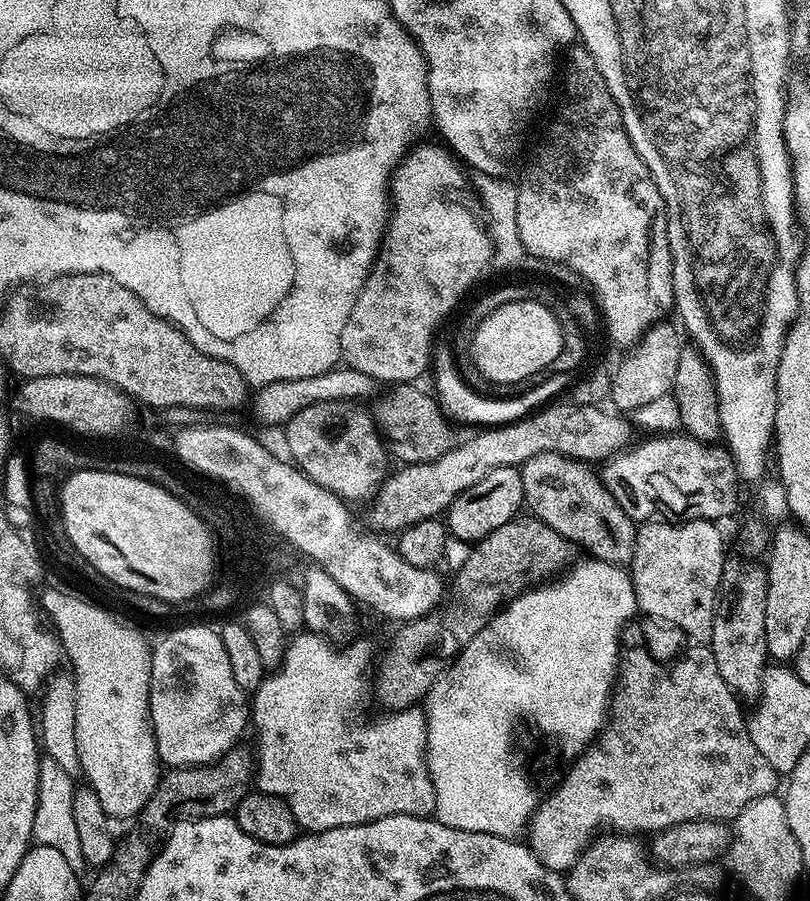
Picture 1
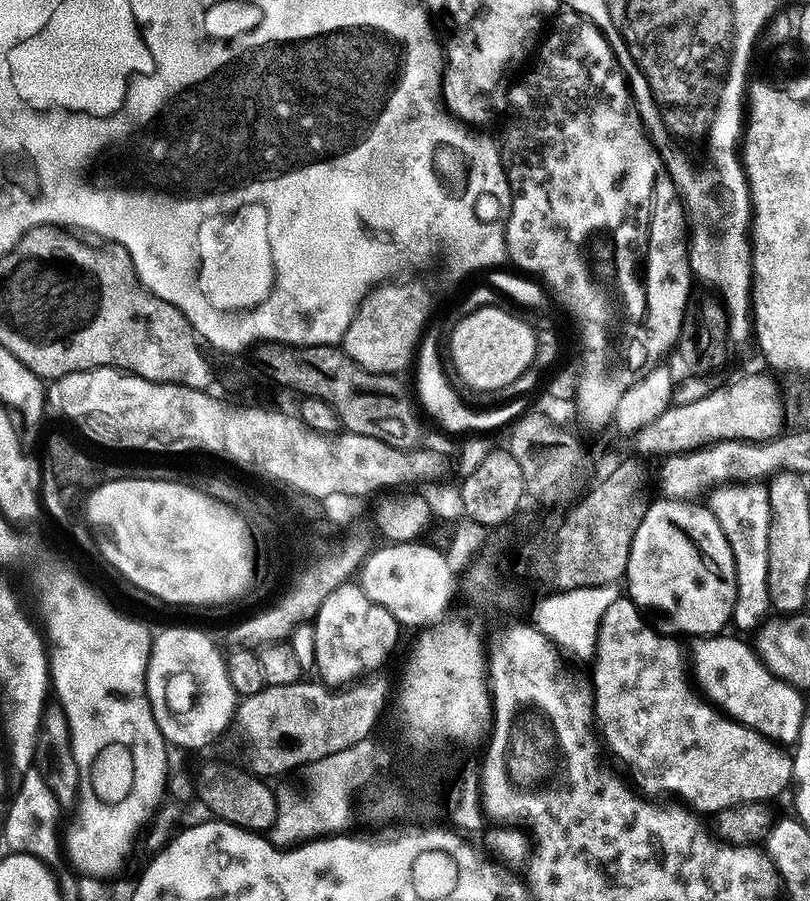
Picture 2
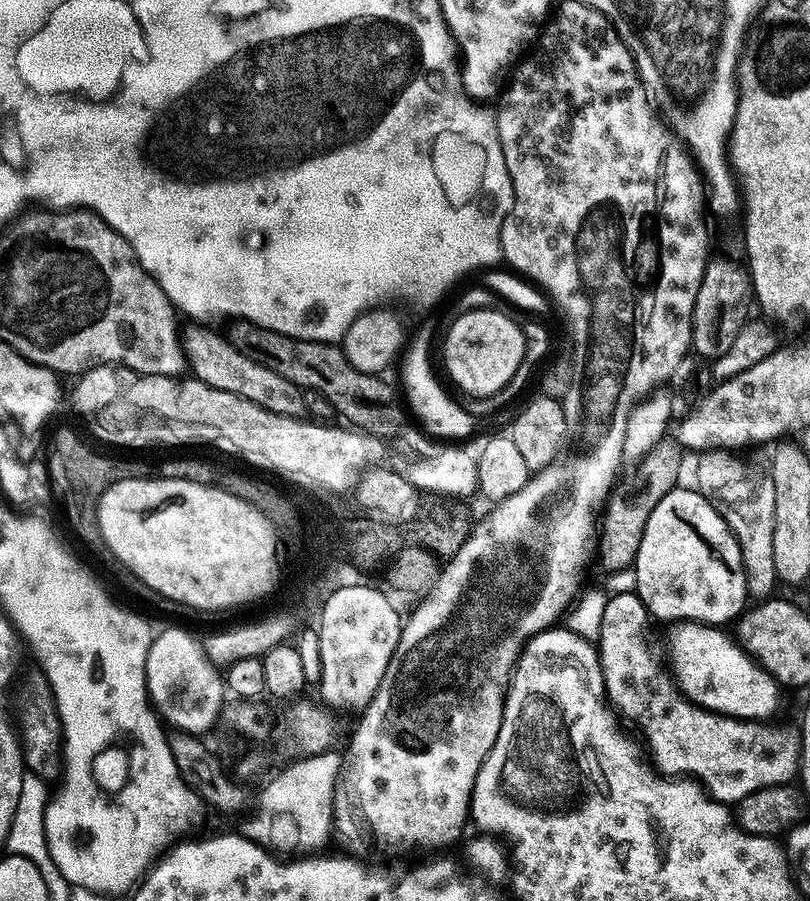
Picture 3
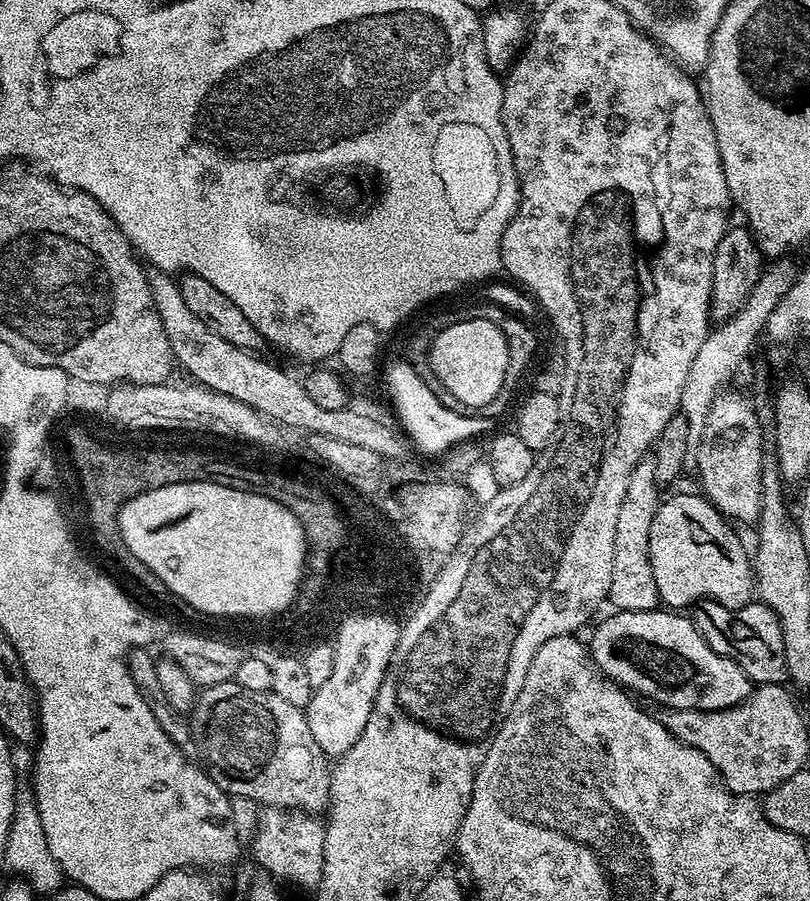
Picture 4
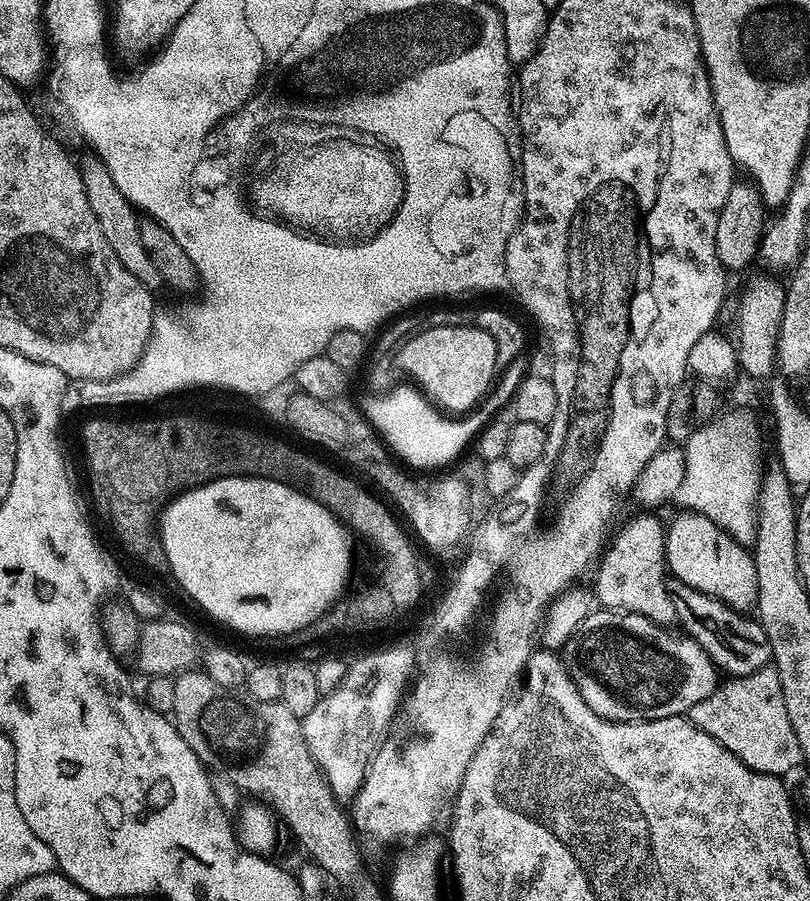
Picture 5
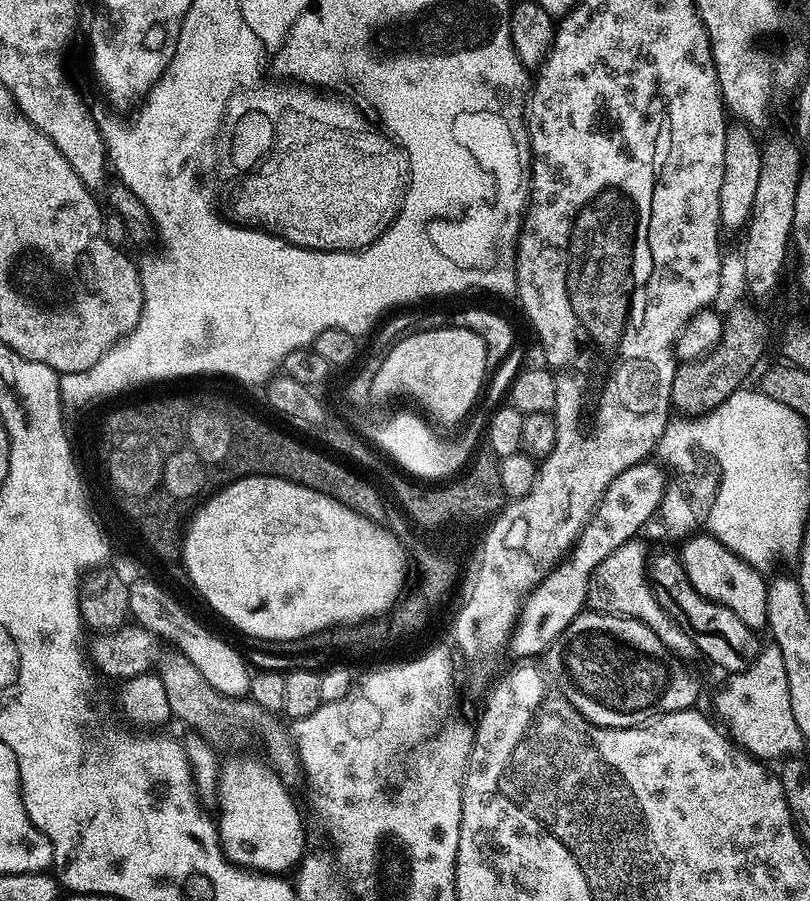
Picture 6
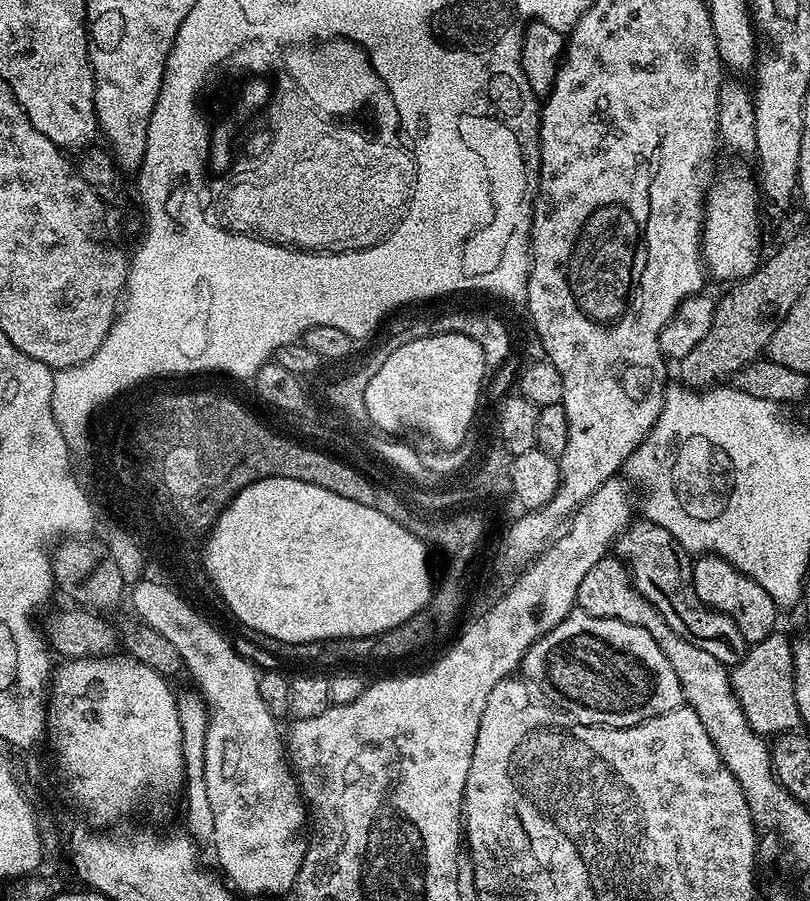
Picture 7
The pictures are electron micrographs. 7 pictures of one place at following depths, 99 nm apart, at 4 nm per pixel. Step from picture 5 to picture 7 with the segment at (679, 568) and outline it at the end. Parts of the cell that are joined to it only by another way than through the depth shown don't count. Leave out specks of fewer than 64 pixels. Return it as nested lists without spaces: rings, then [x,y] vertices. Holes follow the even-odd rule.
[[[704,554],[693,563],[692,585],[703,604],[726,614],[742,630],[742,638],[746,638],[749,646],[762,642],[777,631],[776,615],[778,609],[775,602],[746,574],[742,574],[730,562],[715,554]]]

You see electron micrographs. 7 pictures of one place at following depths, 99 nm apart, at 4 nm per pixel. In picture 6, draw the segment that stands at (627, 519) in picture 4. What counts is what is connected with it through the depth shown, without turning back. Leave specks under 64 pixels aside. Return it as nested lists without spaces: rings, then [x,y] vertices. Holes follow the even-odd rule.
[[[635,538],[626,541],[596,567],[593,576],[589,578],[587,607],[598,612],[607,612],[609,616],[624,616],[627,620],[642,622],[650,630],[654,630],[660,641],[677,656],[695,657],[696,643],[692,641],[692,637],[680,629],[678,622],[674,622],[674,618],[670,618],[670,614],[666,614],[666,610],[662,610],[658,602],[650,583],[650,555],[648,556],[648,548],[641,540]]]

